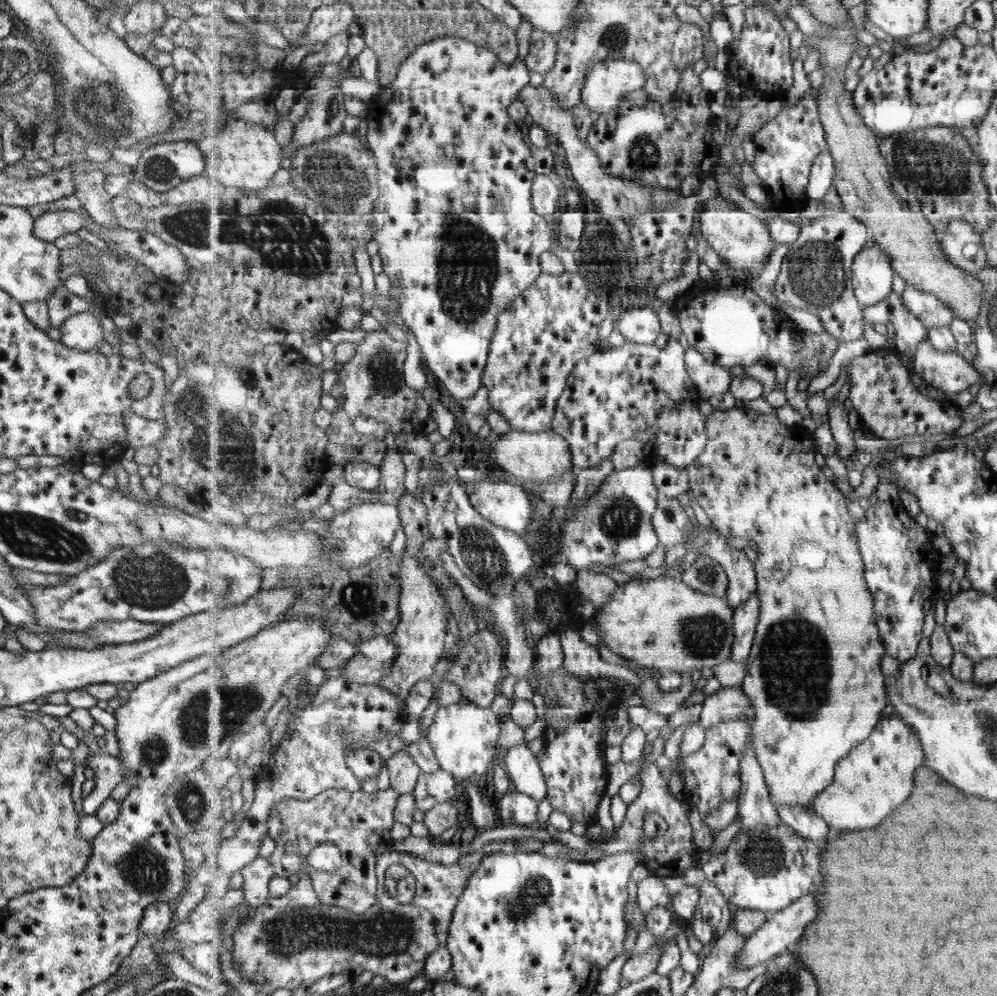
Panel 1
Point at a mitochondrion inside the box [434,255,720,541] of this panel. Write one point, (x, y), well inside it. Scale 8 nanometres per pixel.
(670, 514)

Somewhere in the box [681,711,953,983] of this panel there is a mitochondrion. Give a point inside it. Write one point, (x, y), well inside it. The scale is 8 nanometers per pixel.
(763, 855)

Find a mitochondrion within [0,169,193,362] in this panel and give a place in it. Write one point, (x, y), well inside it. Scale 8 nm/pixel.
(176, 228)

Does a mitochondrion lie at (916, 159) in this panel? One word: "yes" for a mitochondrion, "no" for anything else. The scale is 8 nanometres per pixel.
yes

